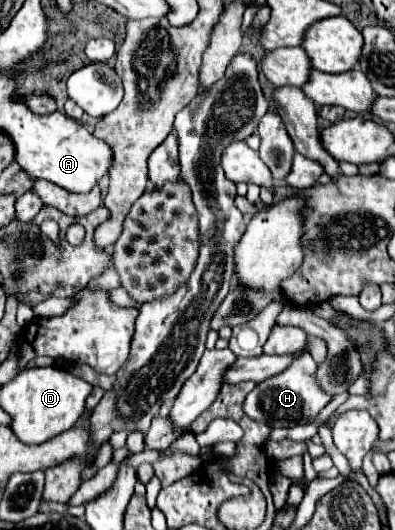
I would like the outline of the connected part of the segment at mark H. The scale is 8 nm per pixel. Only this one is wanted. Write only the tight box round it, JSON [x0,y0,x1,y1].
[243,354,333,428]

